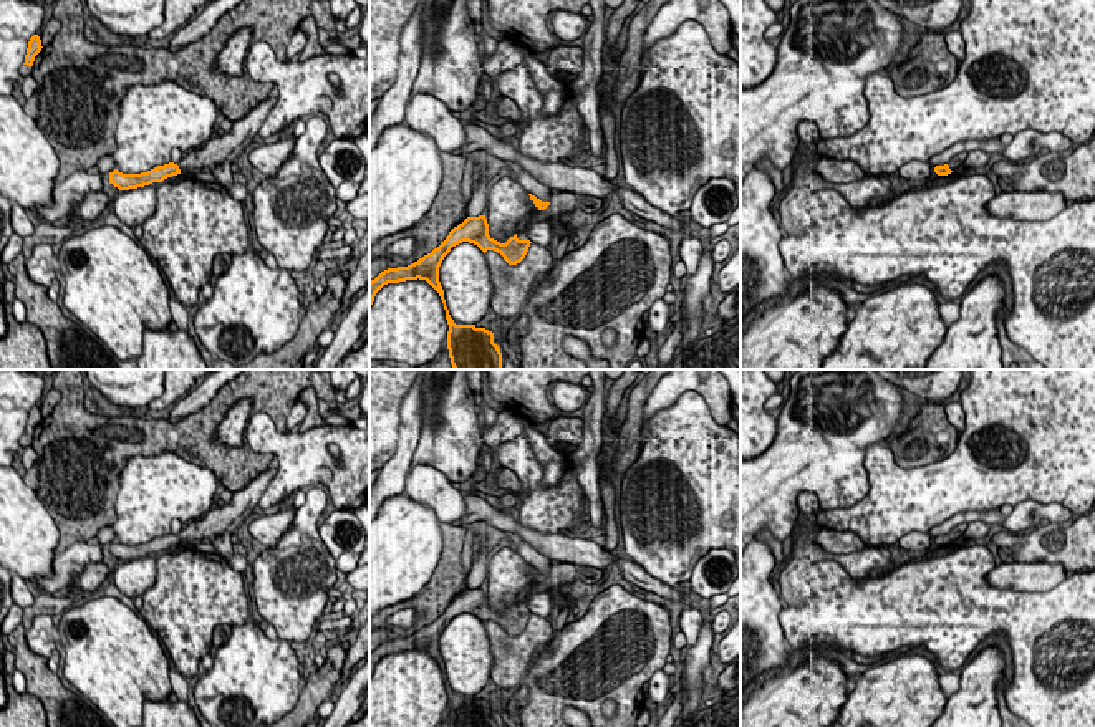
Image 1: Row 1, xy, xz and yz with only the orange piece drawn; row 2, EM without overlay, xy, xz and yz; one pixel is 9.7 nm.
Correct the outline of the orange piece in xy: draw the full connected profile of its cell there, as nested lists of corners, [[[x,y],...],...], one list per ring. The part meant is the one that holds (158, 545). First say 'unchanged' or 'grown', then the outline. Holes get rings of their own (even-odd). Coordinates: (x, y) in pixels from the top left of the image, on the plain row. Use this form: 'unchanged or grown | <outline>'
grown | [[[273,464],[242,490],[235,492],[229,503],[212,507],[202,518],[187,522],[177,535],[169,533],[141,545],[123,545],[114,540],[109,543],[109,555],[119,561],[129,561],[152,553],[162,553],[184,542],[209,538],[215,546],[215,553],[229,561],[234,555],[232,535],[239,525],[257,510],[260,497],[275,475],[277,467]]]

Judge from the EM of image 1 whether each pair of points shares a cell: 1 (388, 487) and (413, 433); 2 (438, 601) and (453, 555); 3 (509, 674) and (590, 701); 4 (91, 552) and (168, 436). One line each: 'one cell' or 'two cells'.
1: one cell
2: one cell
3: one cell
4: two cells

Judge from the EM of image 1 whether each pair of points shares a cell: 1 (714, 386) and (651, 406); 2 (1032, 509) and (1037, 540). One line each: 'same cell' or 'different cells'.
1: same cell
2: different cells

